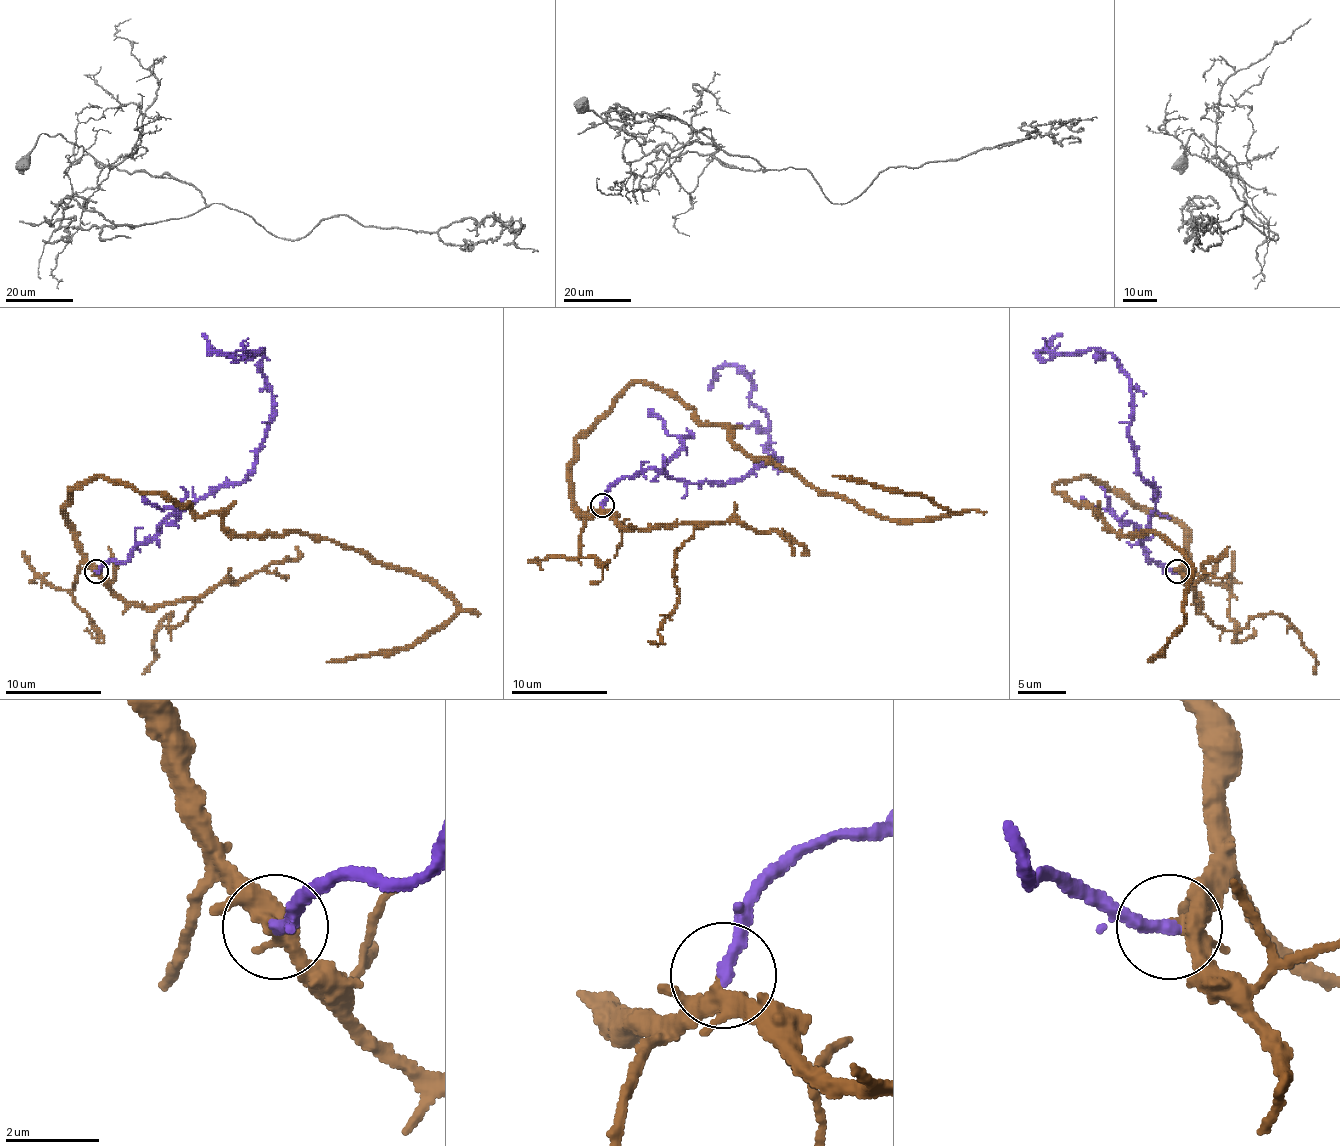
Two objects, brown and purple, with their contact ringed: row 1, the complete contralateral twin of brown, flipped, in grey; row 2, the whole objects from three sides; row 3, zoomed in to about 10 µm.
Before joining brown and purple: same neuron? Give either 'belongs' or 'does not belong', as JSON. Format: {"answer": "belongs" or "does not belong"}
{"answer": "belongs"}

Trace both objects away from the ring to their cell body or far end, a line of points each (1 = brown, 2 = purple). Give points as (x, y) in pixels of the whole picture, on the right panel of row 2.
1: (1177, 571), (1177, 523), (1088, 477), (1054, 487), (1117, 535), (1158, 532), (1191, 561), (1184, 623), (1148, 662)
2: (1177, 571), (1141, 544), (1155, 487), (1131, 446), (1129, 376), (1110, 352), (1038, 352), (1062, 333)

